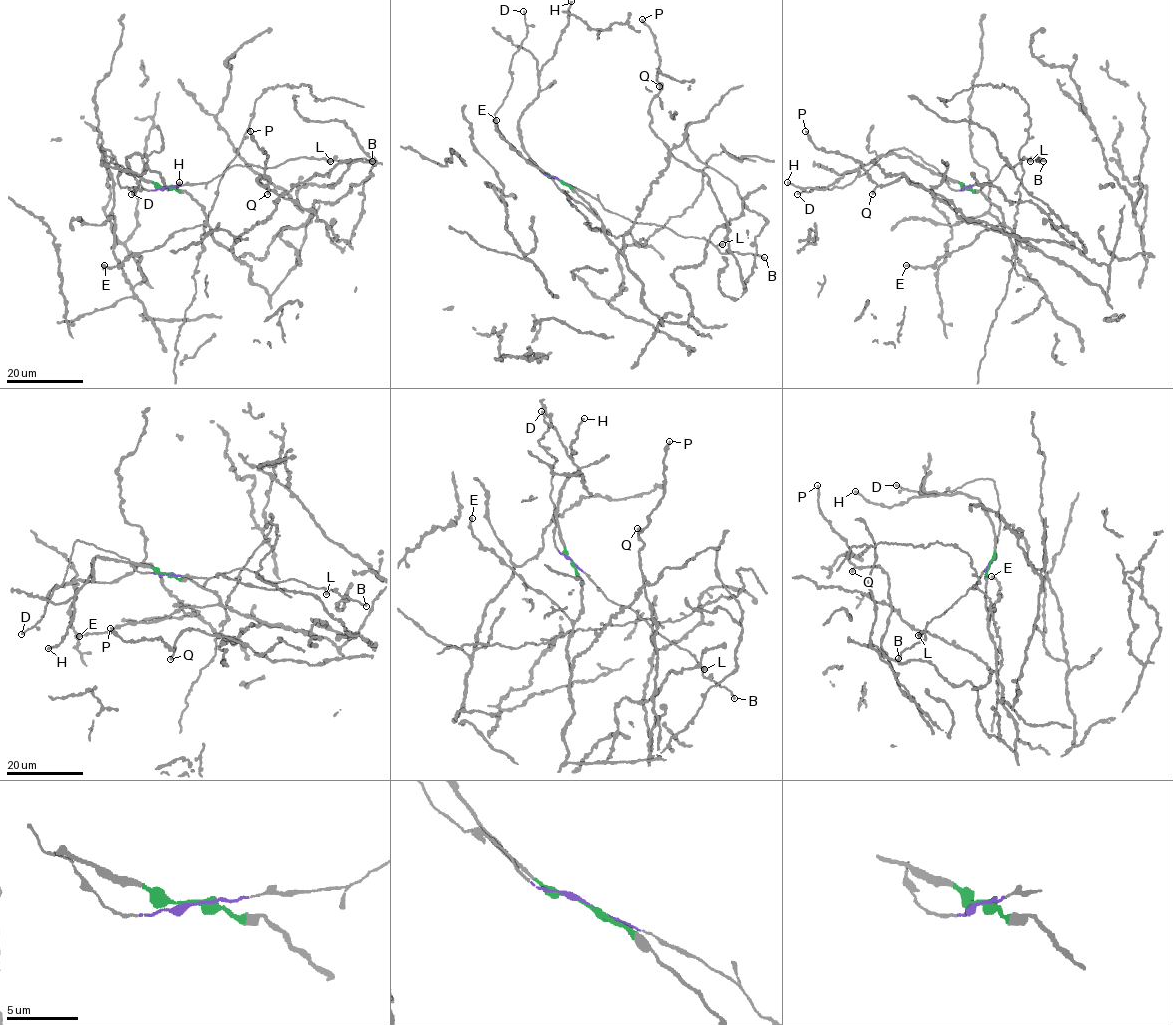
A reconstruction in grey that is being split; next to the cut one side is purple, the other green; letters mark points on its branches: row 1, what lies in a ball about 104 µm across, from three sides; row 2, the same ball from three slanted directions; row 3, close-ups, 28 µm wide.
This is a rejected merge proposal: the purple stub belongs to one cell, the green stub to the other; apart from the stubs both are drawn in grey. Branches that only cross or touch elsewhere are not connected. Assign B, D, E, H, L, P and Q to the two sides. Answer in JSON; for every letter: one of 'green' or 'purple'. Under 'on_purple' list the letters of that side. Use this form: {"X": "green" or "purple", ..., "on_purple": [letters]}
{"B": "purple", "D": "purple", "E": "green", "H": "green", "L": "purple", "P": "green", "Q": "green", "on_purple": ["B", "D", "L"]}

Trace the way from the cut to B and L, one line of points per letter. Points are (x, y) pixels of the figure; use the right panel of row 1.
B: (965, 187), (993, 181), (1004, 165), (1009, 164), (1012, 168), (1023, 157), (1044, 161)
L: (965, 187), (993, 181), (1004, 165), (1009, 164), (1012, 168), (1023, 157), (1031, 157), (1029, 161)

